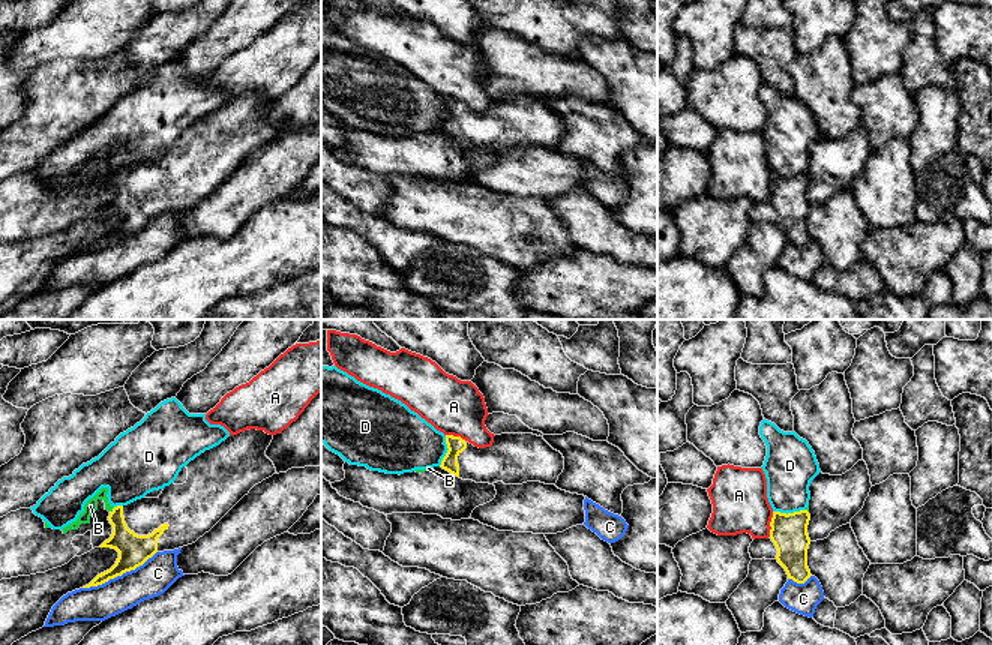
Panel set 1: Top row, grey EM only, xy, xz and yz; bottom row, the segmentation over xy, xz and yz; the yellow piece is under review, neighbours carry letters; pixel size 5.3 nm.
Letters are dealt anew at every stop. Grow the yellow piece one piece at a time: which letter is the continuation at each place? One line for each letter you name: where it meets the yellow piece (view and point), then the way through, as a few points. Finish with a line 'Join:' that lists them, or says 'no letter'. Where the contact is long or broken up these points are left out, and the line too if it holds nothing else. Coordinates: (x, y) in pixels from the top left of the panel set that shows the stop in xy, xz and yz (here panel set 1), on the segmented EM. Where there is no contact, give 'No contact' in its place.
Join: no letter

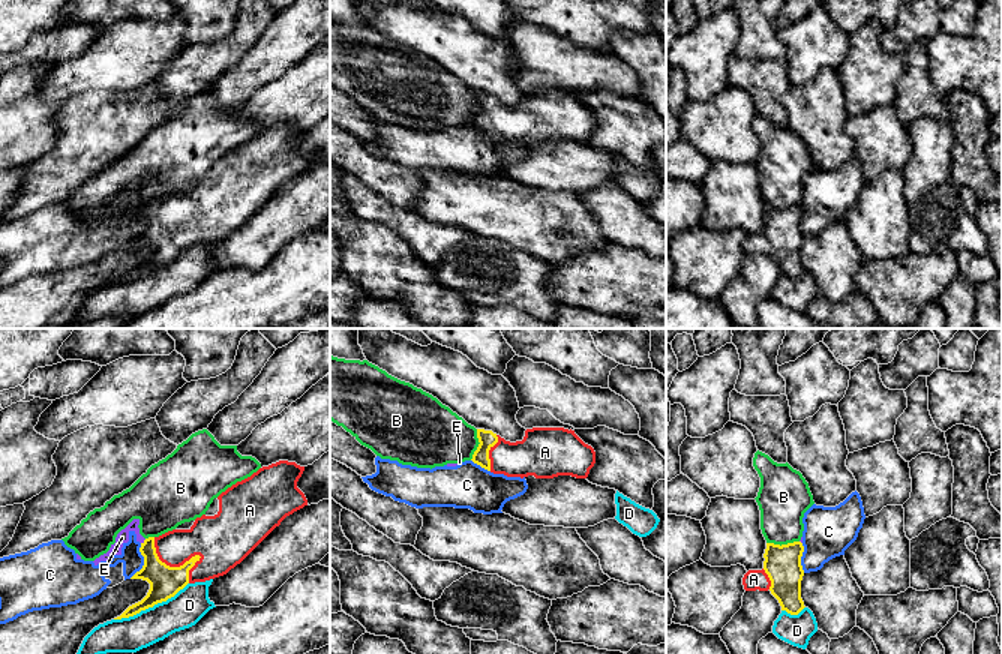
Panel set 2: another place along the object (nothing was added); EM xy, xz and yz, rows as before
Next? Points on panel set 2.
A: Touches yellow at xy (182, 566)
Join: A

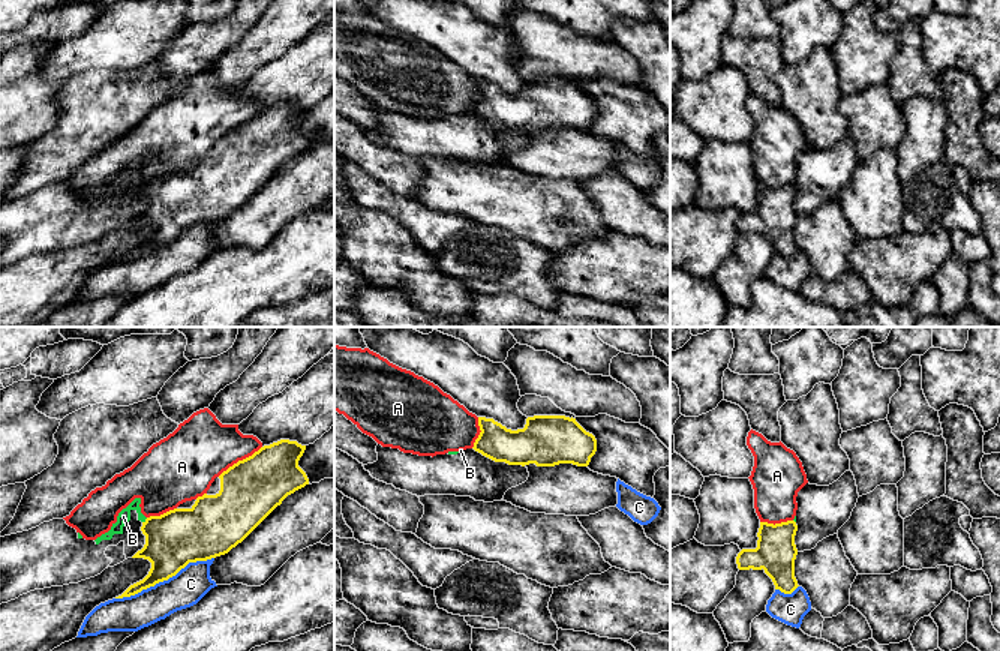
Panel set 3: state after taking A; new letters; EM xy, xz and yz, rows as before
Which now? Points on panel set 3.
Join: no letter

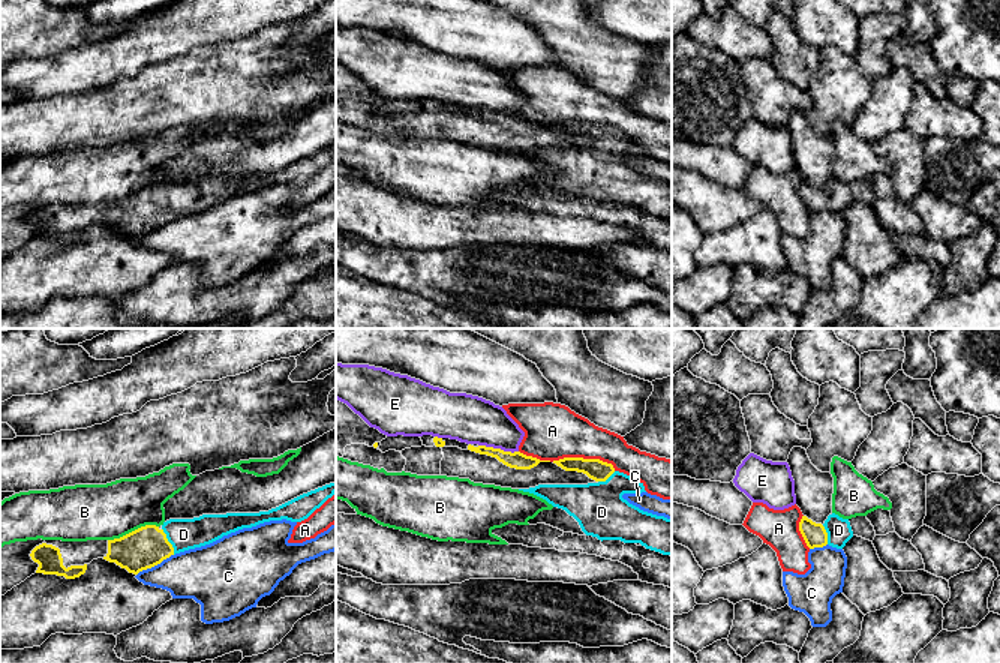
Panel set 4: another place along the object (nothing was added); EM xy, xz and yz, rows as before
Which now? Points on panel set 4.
D: Touches yellow at xy (168, 542)
Join: D

